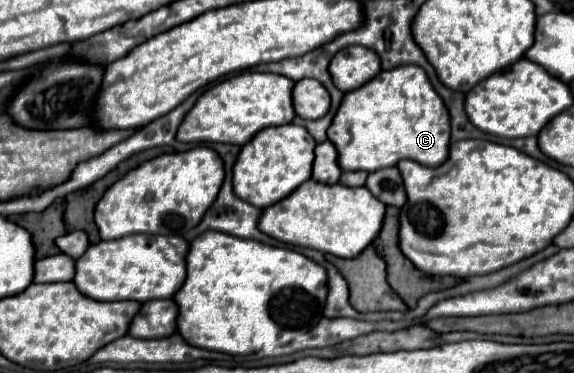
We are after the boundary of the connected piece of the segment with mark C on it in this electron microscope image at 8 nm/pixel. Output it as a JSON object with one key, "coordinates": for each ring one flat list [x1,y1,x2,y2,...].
{"coordinates":[[421,66,383,70,365,86,345,94,341,104,327,134,337,148,341,170,375,172,397,166,405,158,435,168,447,160,451,138,449,110]]}

